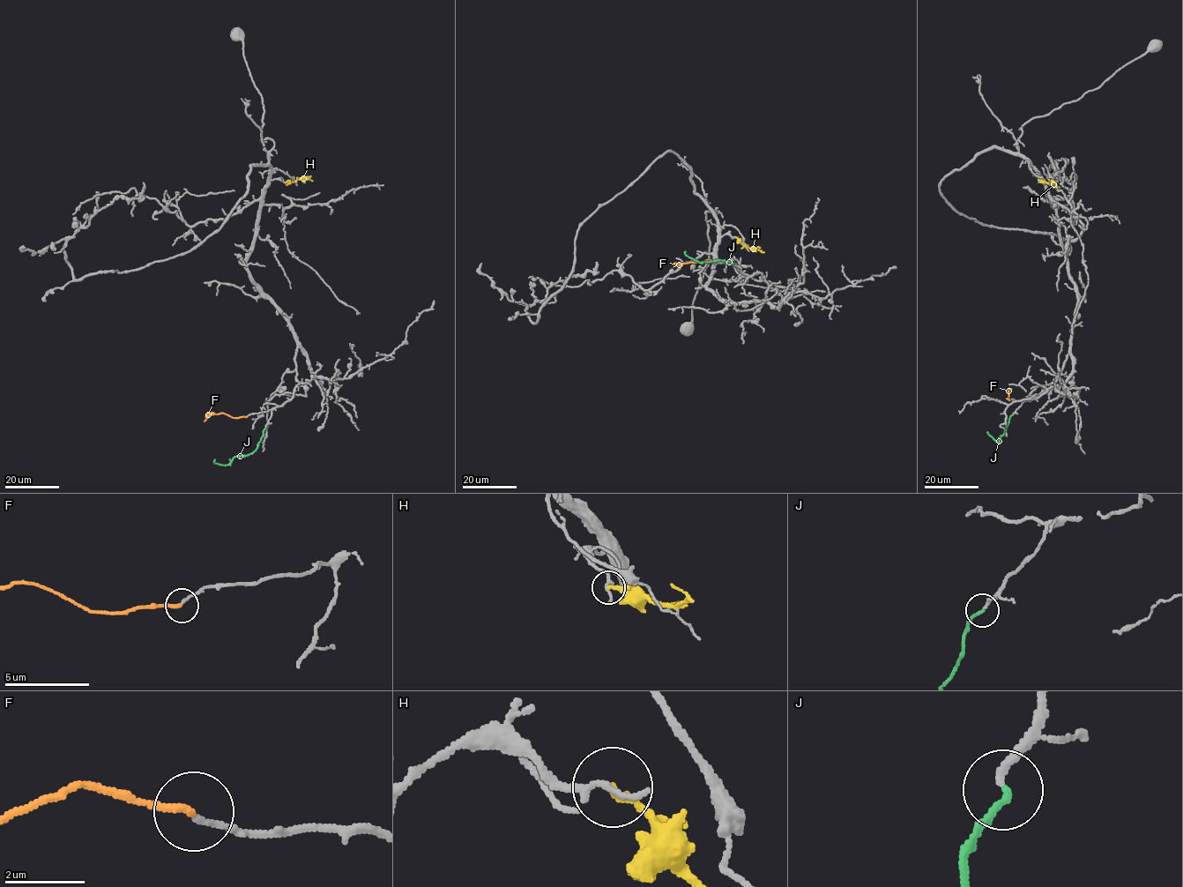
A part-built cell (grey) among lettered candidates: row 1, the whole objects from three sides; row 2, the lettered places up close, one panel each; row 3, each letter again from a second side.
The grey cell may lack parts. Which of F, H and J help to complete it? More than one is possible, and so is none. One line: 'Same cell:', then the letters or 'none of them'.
Same cell: F, J

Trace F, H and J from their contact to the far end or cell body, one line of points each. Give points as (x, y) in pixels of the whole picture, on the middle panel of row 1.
F: (716, 261), (681, 263), (673, 266)
H: (735, 236), (746, 246), (764, 251)
J: (735, 264), (723, 260), (701, 263), (687, 257), (685, 251)

